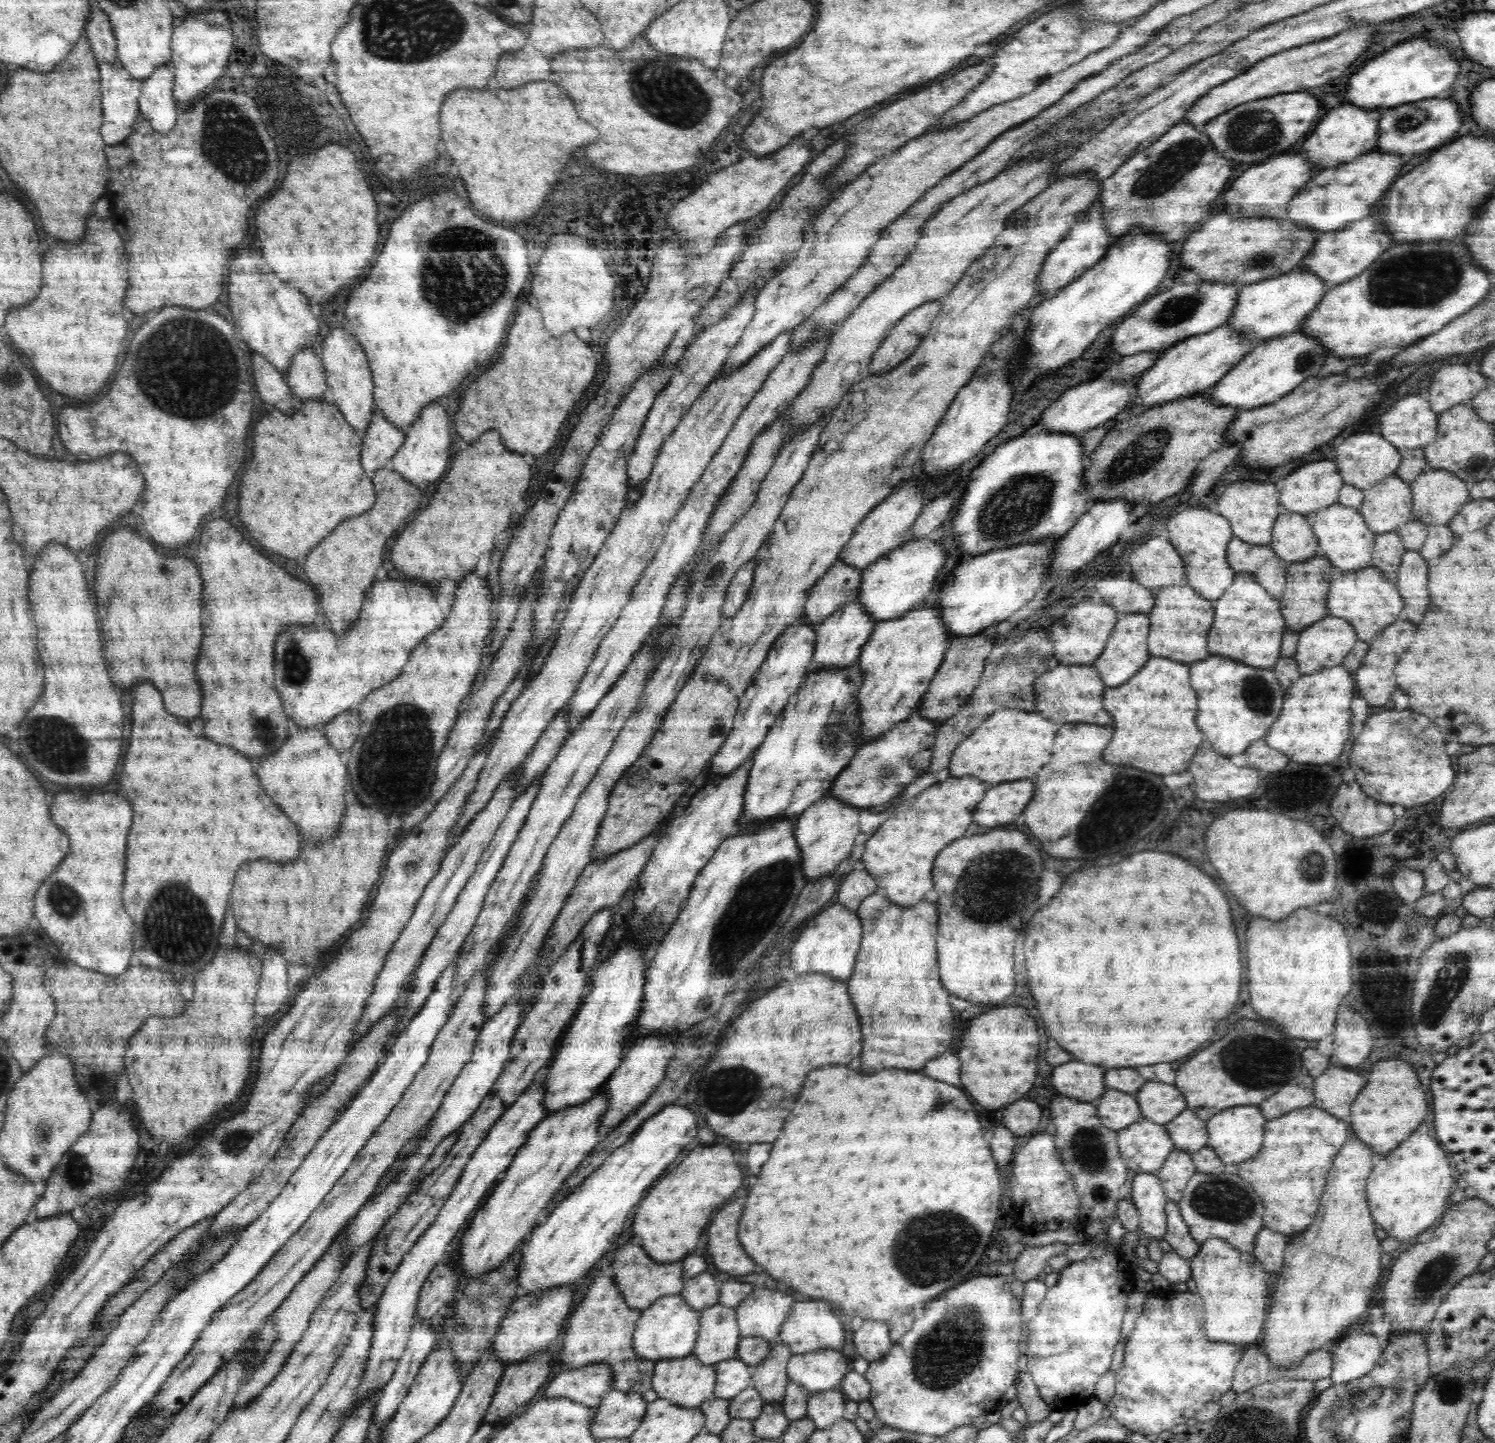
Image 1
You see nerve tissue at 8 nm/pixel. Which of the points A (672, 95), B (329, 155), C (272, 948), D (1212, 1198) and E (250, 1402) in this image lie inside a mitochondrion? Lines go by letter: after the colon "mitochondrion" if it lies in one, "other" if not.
A: mitochondrion
B: other
C: other
D: mitochondrion
E: other

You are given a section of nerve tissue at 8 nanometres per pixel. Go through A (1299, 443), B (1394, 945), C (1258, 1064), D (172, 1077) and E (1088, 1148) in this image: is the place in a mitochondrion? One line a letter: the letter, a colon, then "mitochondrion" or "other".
A: other
B: other
C: mitochondrion
D: other
E: mitochondrion

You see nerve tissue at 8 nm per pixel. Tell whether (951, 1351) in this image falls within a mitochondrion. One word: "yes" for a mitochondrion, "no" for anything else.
yes

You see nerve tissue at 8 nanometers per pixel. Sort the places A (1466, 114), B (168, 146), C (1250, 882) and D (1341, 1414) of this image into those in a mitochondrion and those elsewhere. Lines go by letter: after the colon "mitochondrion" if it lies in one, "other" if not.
A: other
B: other
C: other
D: mitochondrion

